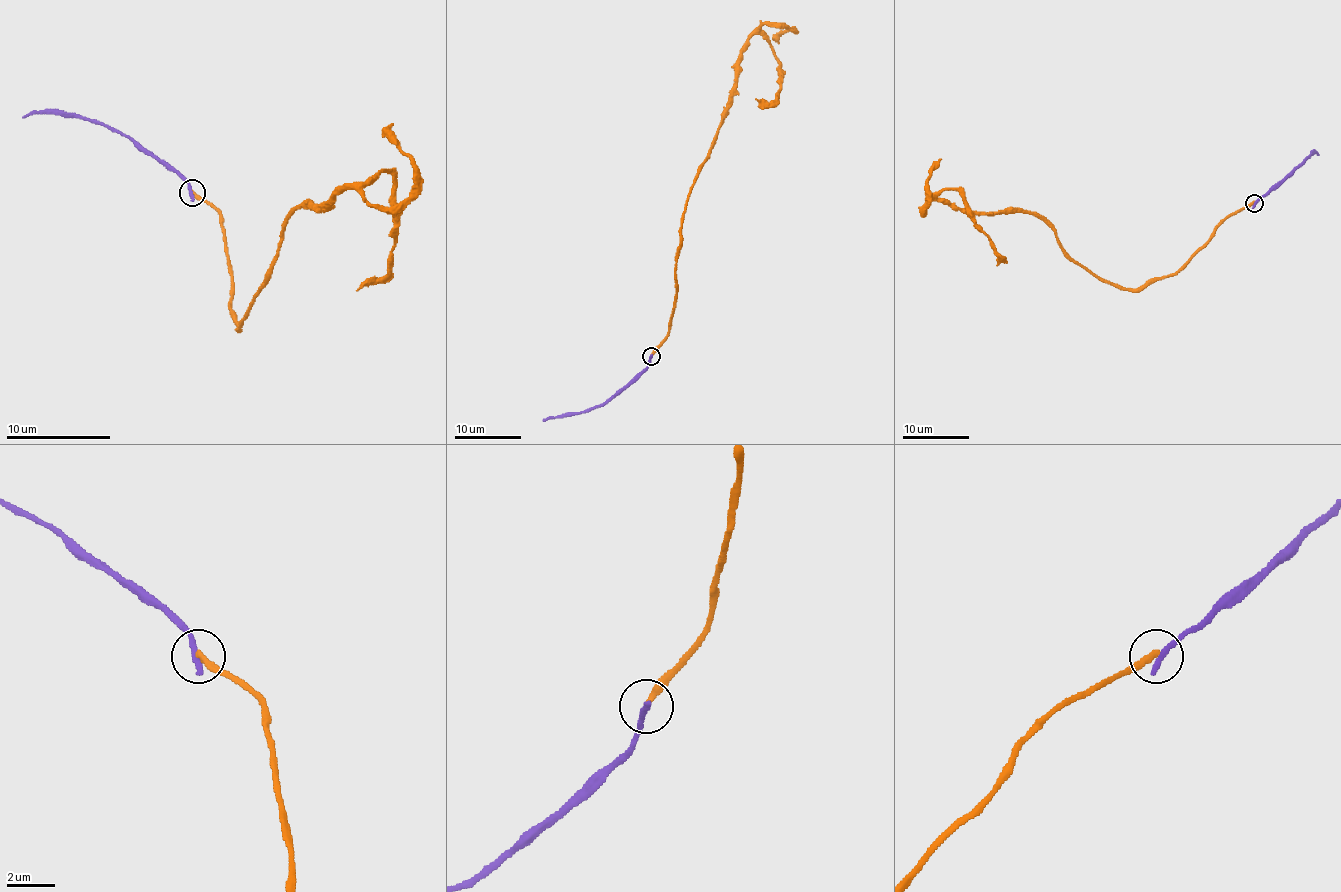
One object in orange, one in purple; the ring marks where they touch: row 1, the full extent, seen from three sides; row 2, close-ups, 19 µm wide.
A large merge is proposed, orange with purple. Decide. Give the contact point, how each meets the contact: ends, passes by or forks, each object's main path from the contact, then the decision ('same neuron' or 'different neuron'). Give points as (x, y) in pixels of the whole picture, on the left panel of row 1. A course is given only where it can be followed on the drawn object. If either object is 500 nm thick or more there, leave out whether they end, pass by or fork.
at (192, 192); orange ends there; purple ends there; orange runs (193, 193), (219, 211), (239, 329), (289, 217), (385, 172), (393, 178), (391, 261), (357, 290); purple runs (193, 193), (174, 170), (114, 128), (78, 115), (31, 112), (23, 118); different neuron

